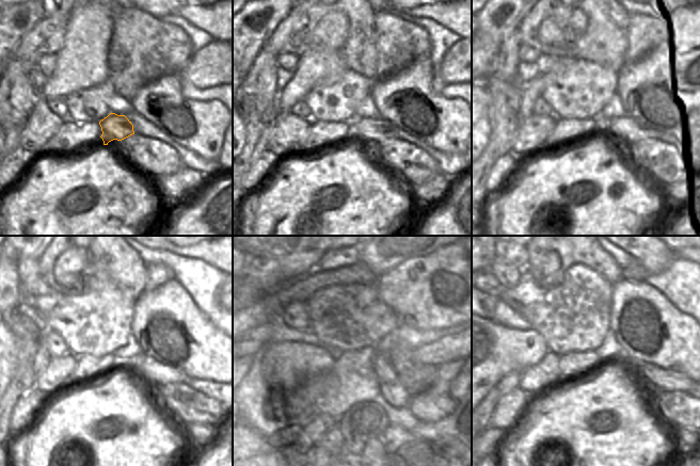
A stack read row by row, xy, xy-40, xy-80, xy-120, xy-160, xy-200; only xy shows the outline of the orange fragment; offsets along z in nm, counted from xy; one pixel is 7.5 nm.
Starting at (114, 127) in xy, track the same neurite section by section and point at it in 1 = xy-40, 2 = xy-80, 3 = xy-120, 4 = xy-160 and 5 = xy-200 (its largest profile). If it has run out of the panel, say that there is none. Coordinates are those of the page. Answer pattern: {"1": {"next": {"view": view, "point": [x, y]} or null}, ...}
{"1": {"next": {"view": "xy-40", "point": [360, 128]}}, "2": {"next": {"view": "xy-80", "point": [616, 129]}}, "3": {"next": {"view": "xy-120", "point": [150, 370]}}, "4": {"next": {"view": "xy-160", "point": [393, 370]}}, "5": {"next": {"view": "xy-200", "point": [649, 375]}}}

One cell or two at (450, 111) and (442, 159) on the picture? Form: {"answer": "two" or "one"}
{"answer": "two"}

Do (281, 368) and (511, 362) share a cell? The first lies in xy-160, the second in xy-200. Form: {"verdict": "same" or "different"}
{"verdict": "different"}

